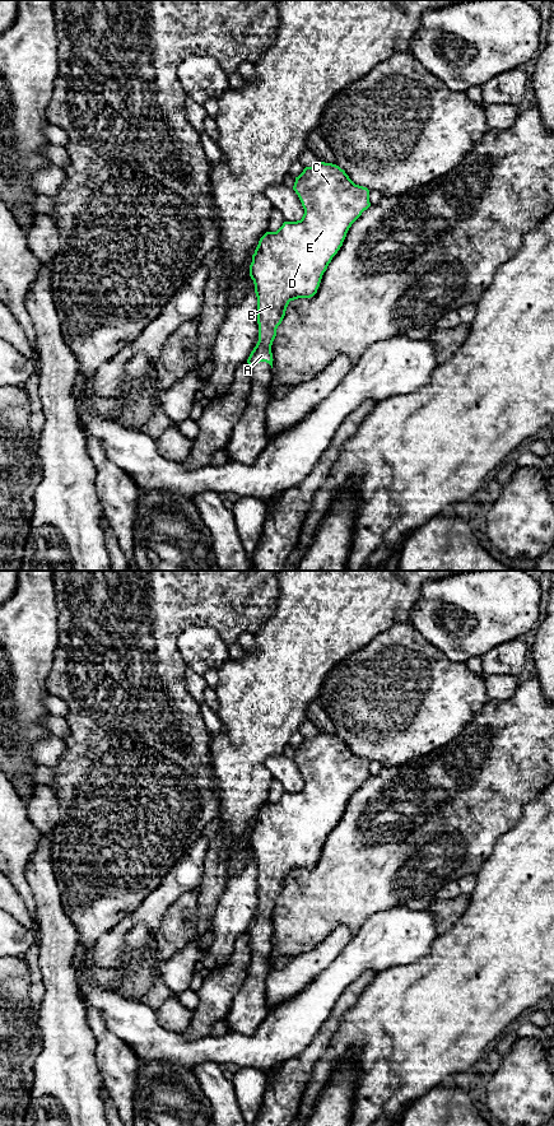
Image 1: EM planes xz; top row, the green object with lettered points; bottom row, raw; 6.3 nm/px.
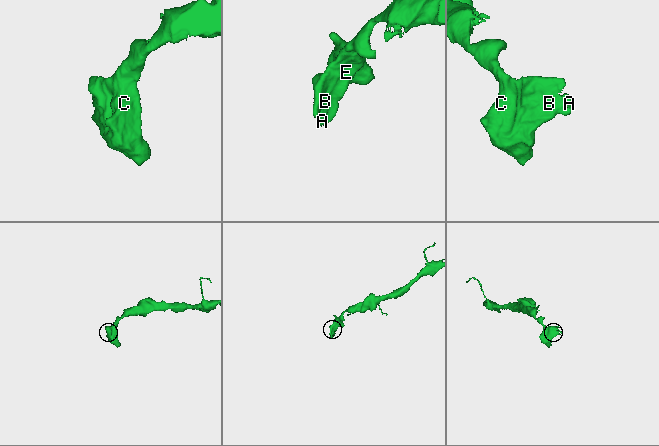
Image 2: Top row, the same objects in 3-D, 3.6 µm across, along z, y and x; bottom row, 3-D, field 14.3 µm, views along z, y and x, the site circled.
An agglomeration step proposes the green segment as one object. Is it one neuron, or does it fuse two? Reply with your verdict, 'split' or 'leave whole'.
leave whole

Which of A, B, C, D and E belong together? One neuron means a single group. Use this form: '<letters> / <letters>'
A B C D E

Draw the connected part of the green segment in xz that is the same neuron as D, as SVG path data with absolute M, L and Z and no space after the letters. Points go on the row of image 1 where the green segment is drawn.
M320 162L306 167L295 177L293 190L304 214L301 220L284 222L276 232L266 232L259 241L250 265L250 276L257 297L259 341L247 363L266 362L273 368L271 345L290 301L311 298L317 293L323 273L337 253L352 224L371 206L369 190L355 185L339 166Z

